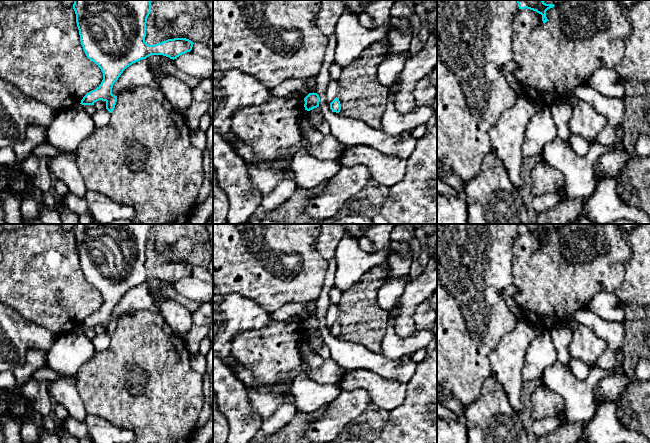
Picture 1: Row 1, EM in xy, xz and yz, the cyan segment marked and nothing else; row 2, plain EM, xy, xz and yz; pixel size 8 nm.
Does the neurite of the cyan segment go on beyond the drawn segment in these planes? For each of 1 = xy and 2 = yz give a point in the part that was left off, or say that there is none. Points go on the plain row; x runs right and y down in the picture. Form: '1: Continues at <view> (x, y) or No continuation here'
1: No continuation here
2: No continuation here

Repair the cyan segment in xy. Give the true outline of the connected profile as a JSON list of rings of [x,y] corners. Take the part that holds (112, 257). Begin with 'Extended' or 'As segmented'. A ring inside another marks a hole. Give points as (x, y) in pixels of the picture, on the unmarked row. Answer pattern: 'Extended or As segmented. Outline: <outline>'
As segmented. Outline: [[[74,224],[81,269],[87,282],[103,297],[101,308],[87,317],[80,328],[94,329],[102,324],[112,337],[117,326],[112,312],[127,291],[151,279],[163,279],[174,284],[192,274],[194,267],[186,262],[168,263],[154,269],[145,266],[151,226]]]

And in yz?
As segmented. Outline: [[[516,224],[518,227],[519,233],[530,233],[536,235],[542,239],[542,245],[545,248],[549,245],[546,241],[546,235],[552,231],[554,228],[546,228],[543,224]]]

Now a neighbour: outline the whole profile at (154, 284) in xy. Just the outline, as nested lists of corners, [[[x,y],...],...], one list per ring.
[[[151,279],[151,280],[147,281],[146,284],[148,285],[151,294],[153,291],[157,291],[161,287],[173,286],[173,283],[170,283],[169,281],[166,281],[163,279]]]

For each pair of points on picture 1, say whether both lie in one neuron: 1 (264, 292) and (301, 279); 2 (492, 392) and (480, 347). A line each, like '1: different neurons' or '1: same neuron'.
1: same neuron
2: different neurons

